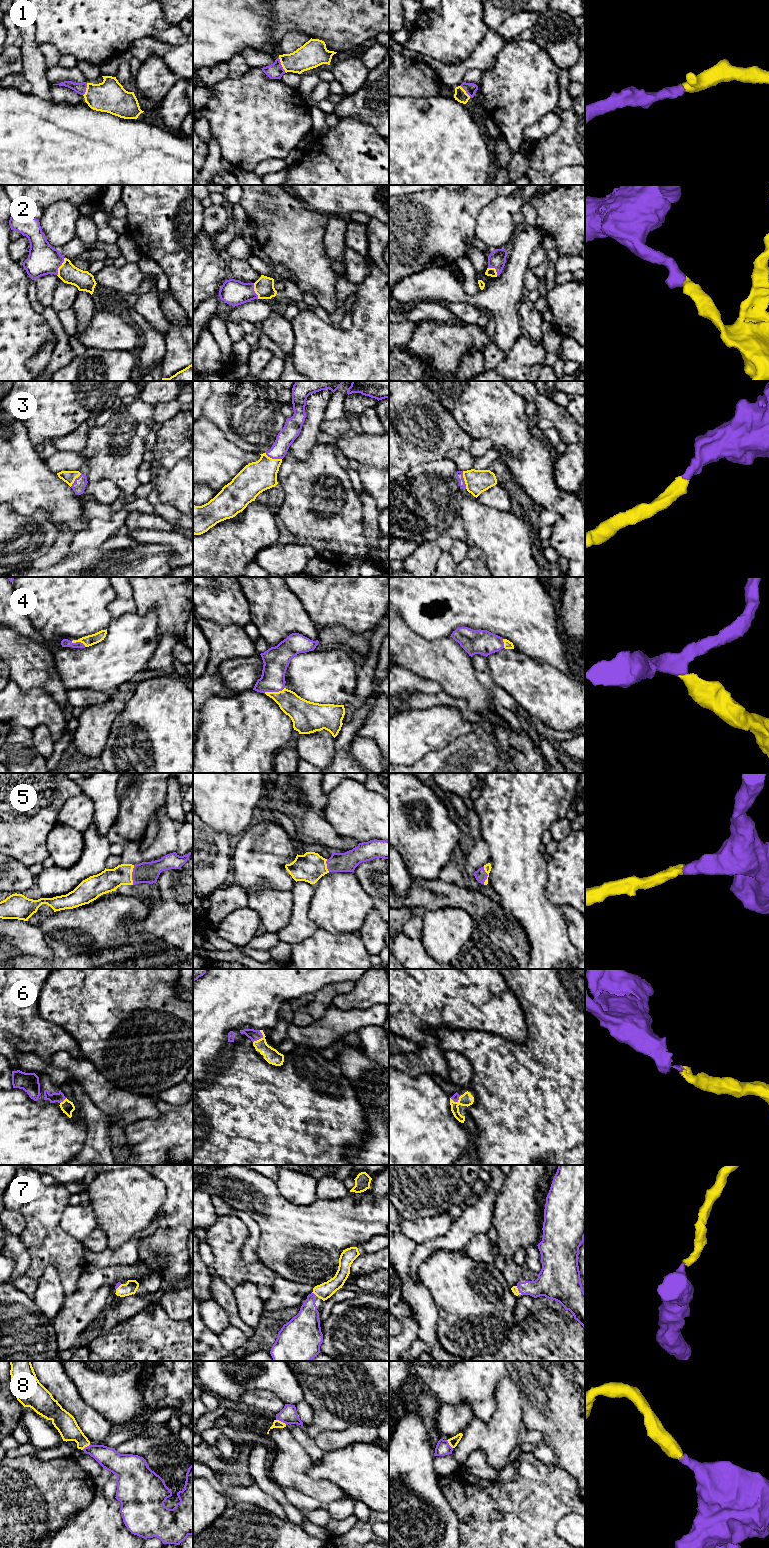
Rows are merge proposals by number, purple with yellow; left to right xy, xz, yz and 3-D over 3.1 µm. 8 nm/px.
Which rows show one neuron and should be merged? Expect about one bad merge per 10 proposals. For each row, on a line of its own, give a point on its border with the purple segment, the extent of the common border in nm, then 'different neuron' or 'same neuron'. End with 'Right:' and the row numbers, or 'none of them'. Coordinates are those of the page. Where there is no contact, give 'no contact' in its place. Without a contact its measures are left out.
1: meets purple in xz at (281, 65); contact 140 nm long; same neuron
2: meets purple in xy at (59, 266); contact 160 nm long; same neuron
3: meets purple in yz at (463, 480); contact 150 nm long; same neuron
4: meets purple in xz at (274, 691); contact 170 nm long; same neuron
5: meets purple in xy at (132, 875); contact 160 nm long; same neuron
6: meets purple in xz at (260, 1038); contact 120 nm long; same neuron
7: meets purple in xz at (313, 1293); contact 50 nm long; same neuron
8: meets purple in xz at (281, 1421); contact 100 nm long; same neuron
Right: 1, 2, 3, 4, 5, 6, 7, 8

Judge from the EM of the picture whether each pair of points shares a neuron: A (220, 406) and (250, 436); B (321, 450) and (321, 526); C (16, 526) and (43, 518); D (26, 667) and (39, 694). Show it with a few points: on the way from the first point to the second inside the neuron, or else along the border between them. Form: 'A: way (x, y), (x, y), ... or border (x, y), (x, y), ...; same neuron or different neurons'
A: way (227, 413), (243, 429); same neuron
B: way (319, 469), (308, 481), (307, 507), (305, 509); same neuron
C: way (23, 522), (36, 519); same neuron
D: border (41, 688), (59, 704); different neurons

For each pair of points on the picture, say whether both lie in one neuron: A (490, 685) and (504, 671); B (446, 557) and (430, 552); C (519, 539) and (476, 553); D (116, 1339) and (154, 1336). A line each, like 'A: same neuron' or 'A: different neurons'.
A: different neurons
B: different neurons
C: different neurons
D: same neuron

